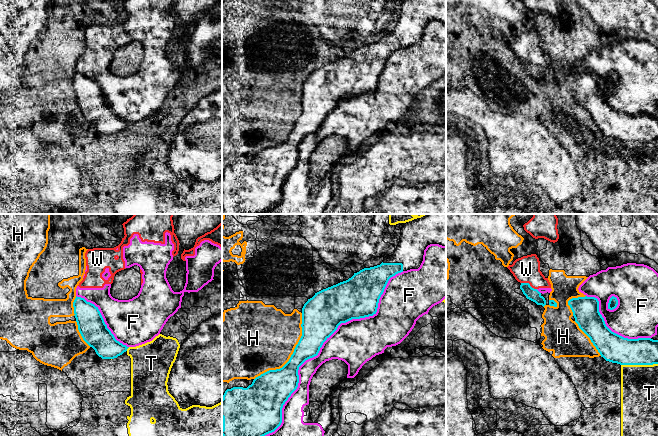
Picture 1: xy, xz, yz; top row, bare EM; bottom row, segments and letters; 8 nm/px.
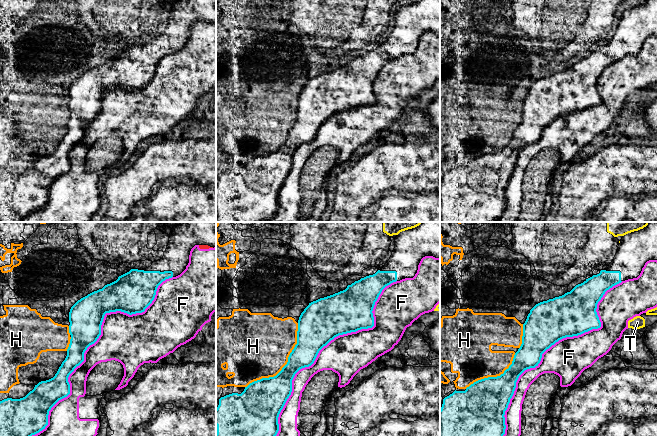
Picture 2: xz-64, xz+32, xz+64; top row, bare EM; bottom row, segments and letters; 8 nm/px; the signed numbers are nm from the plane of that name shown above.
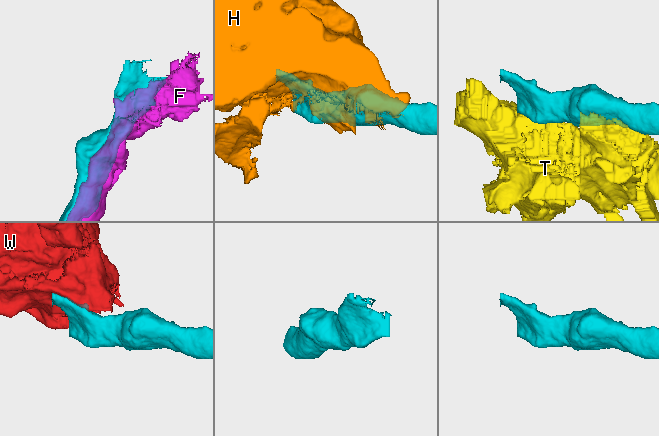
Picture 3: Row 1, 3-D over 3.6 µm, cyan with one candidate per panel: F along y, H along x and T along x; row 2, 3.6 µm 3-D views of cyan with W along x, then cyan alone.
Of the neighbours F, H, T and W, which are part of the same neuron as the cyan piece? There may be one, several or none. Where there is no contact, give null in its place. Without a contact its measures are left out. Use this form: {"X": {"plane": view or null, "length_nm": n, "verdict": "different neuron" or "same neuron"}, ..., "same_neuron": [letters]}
{"F": {"plane": "xz", "length_nm": 1700, "verdict": "different neuron"}, "H": {"plane": "xz", "length_nm": 650, "verdict": "different neuron"}, "T": {"plane": "yz", "length_nm": 300, "verdict": "different neuron"}, "W": {"plane": "yz", "length_nm": 140, "verdict": "different neuron"}, "same_neuron": []}

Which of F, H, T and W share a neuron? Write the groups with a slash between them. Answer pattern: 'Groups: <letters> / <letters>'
Groups: F W / H / T

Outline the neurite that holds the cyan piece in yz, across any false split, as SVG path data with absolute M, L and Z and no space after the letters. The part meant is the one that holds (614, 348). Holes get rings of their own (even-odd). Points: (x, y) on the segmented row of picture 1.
M572 298L568 305L579 328L590 338L606 361L620 365L658 364L658 340L628 339L612 332L599 312L597 298Z

